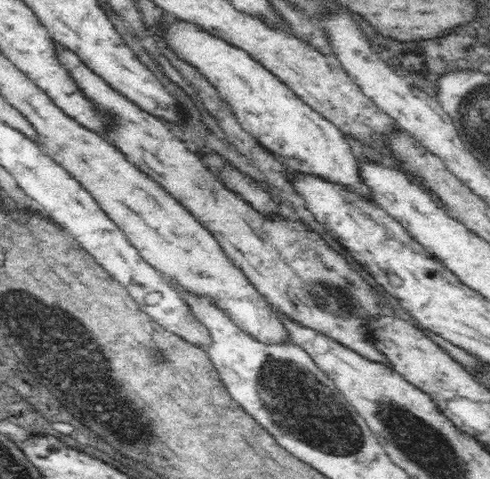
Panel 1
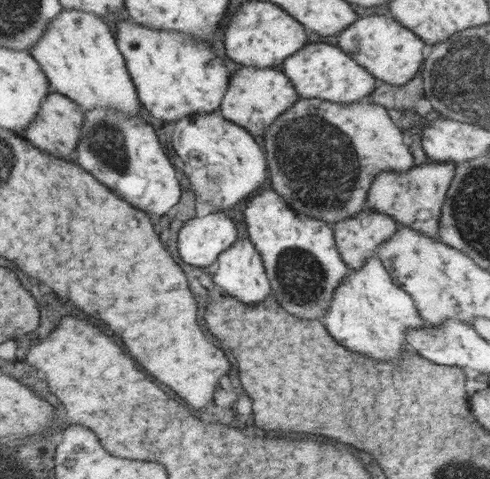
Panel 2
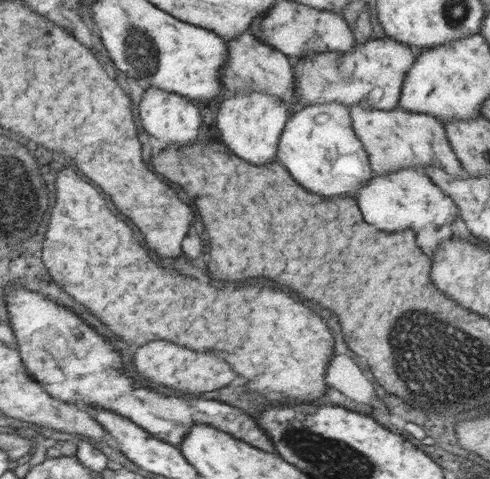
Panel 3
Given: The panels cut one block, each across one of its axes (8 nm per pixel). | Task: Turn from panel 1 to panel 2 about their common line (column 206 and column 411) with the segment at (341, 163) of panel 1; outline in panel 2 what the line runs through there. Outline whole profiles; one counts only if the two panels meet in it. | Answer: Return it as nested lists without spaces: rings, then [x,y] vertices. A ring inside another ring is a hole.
[[[375,14],[359,18],[343,34],[339,34],[337,46],[339,50],[343,50],[343,54],[347,54],[347,58],[353,58],[359,66],[363,66],[363,70],[367,70],[367,74],[371,74],[377,82],[403,86],[415,78],[417,68],[423,62],[421,50],[425,44],[421,44],[421,38],[417,38],[411,30],[403,28],[393,18]]]

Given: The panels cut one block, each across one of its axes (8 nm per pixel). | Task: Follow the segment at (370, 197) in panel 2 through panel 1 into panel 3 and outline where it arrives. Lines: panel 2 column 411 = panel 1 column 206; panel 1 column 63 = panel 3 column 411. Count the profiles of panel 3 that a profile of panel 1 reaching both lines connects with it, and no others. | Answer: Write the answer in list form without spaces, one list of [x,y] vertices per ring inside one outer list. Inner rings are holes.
[[[371,36],[363,44],[351,46],[347,54],[309,52],[303,58],[291,60],[293,98],[301,108],[309,108],[315,104],[329,104],[333,100],[351,108],[359,104],[359,100],[367,100],[369,94],[377,90],[377,98],[373,98],[369,106],[375,110],[395,110],[395,106],[399,106],[403,74],[411,68],[413,60],[415,60],[415,50],[411,46],[375,36]]]

